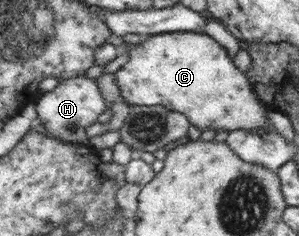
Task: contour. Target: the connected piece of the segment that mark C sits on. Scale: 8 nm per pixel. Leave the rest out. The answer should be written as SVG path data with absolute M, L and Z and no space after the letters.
M169 32L148 35L138 44L127 45L122 49L128 52L128 60L113 73L119 96L128 105L163 106L171 111L185 115L192 126L201 131L205 128L218 130L252 130L266 126L264 108L254 100L246 78L234 68L225 48L213 38L202 33Z

